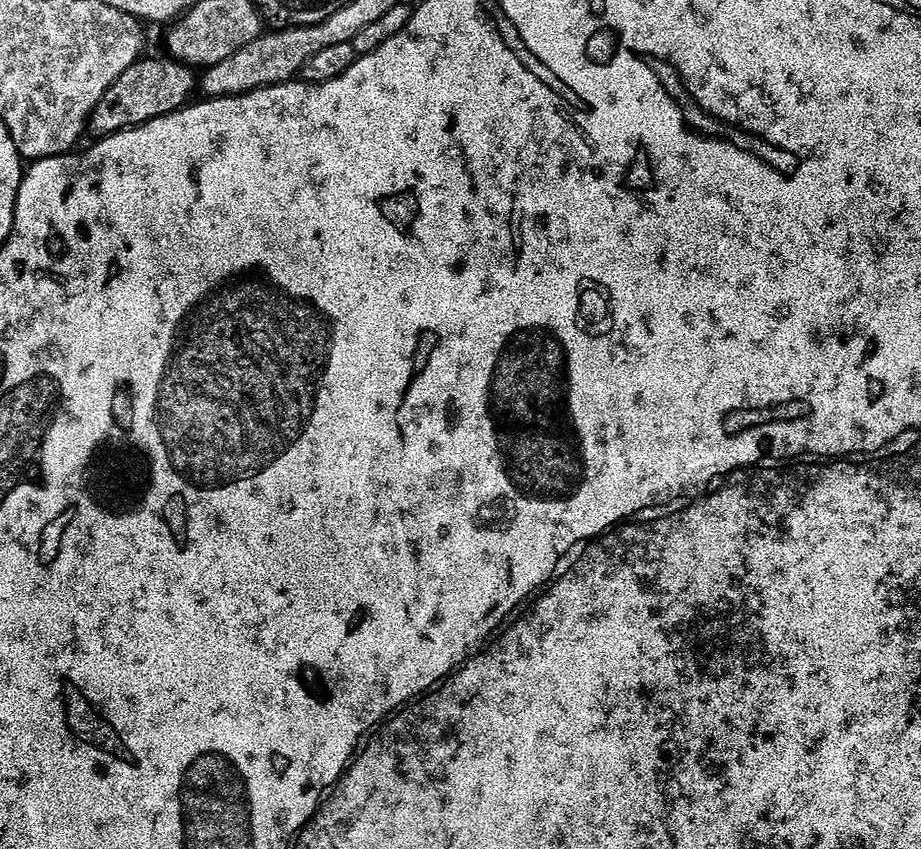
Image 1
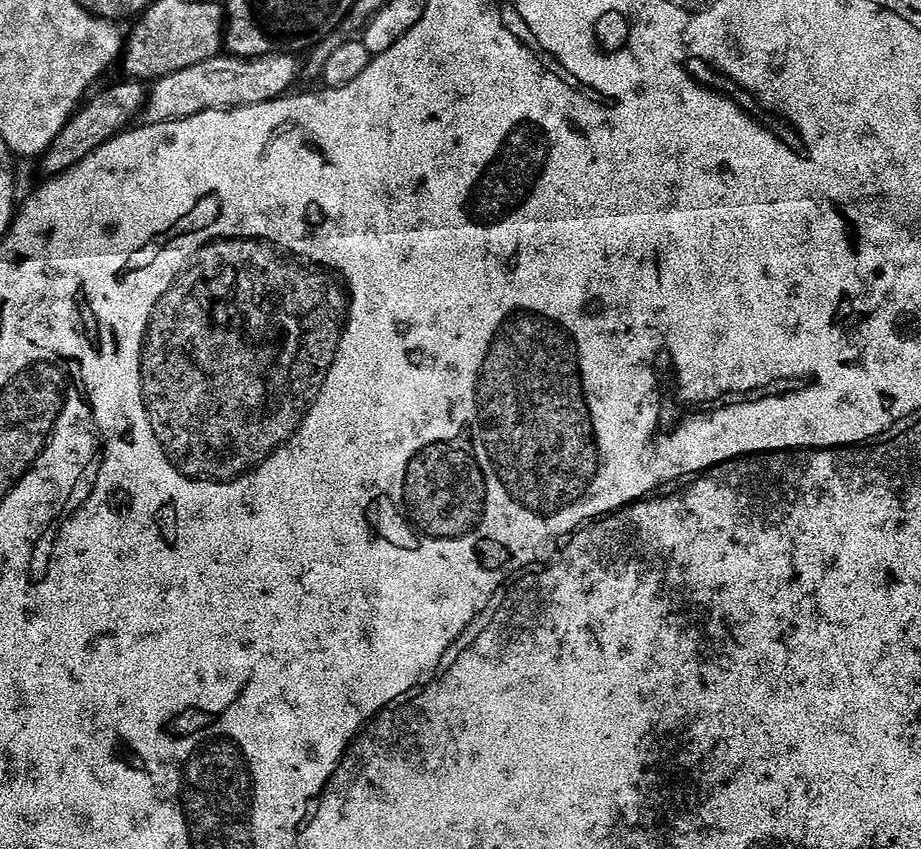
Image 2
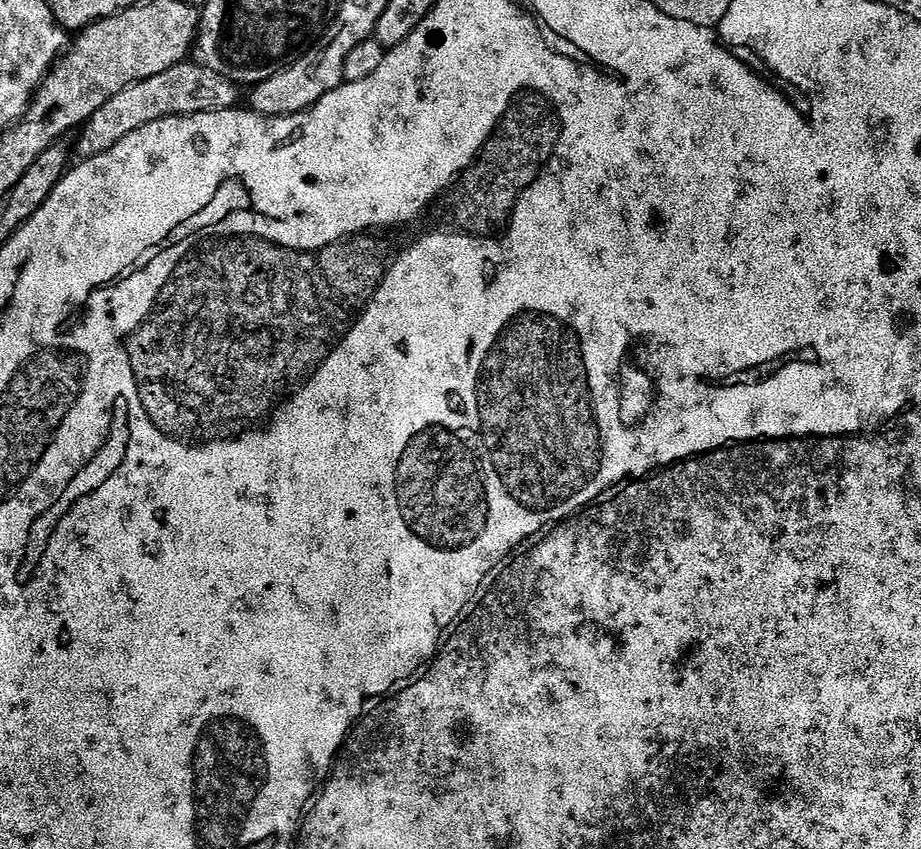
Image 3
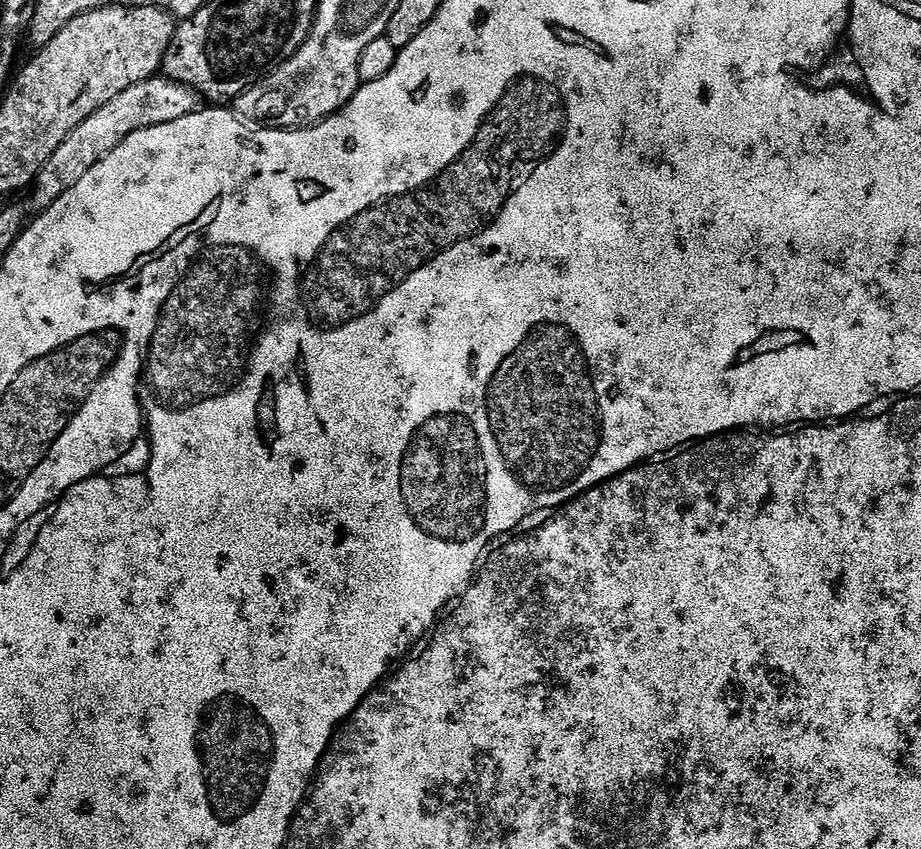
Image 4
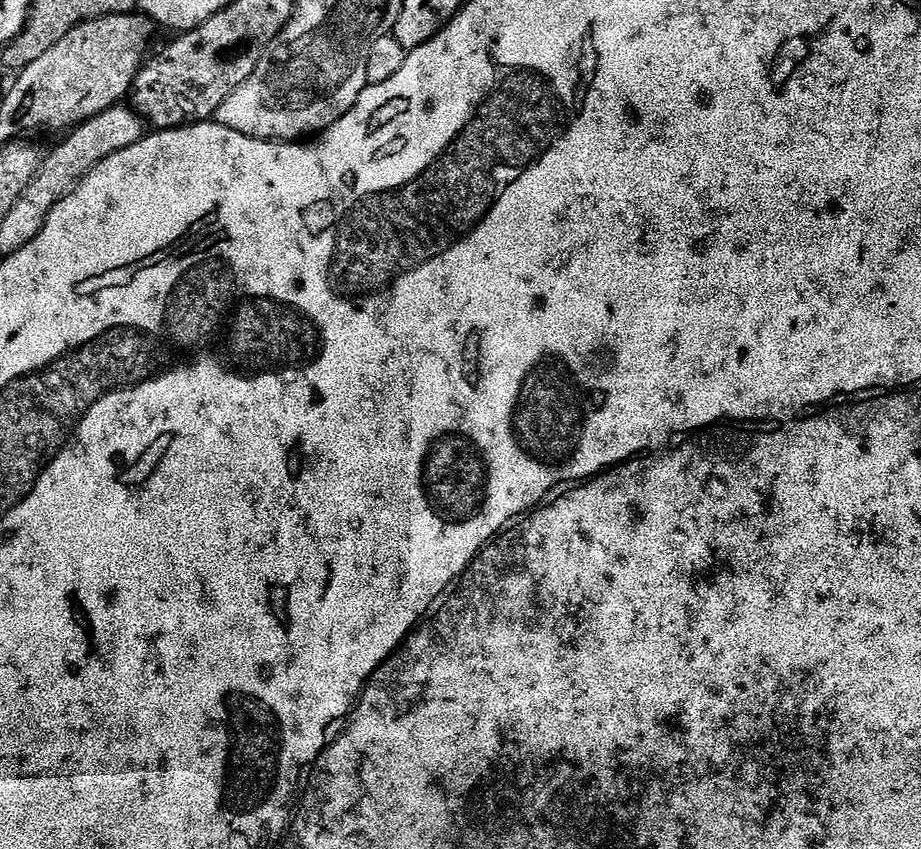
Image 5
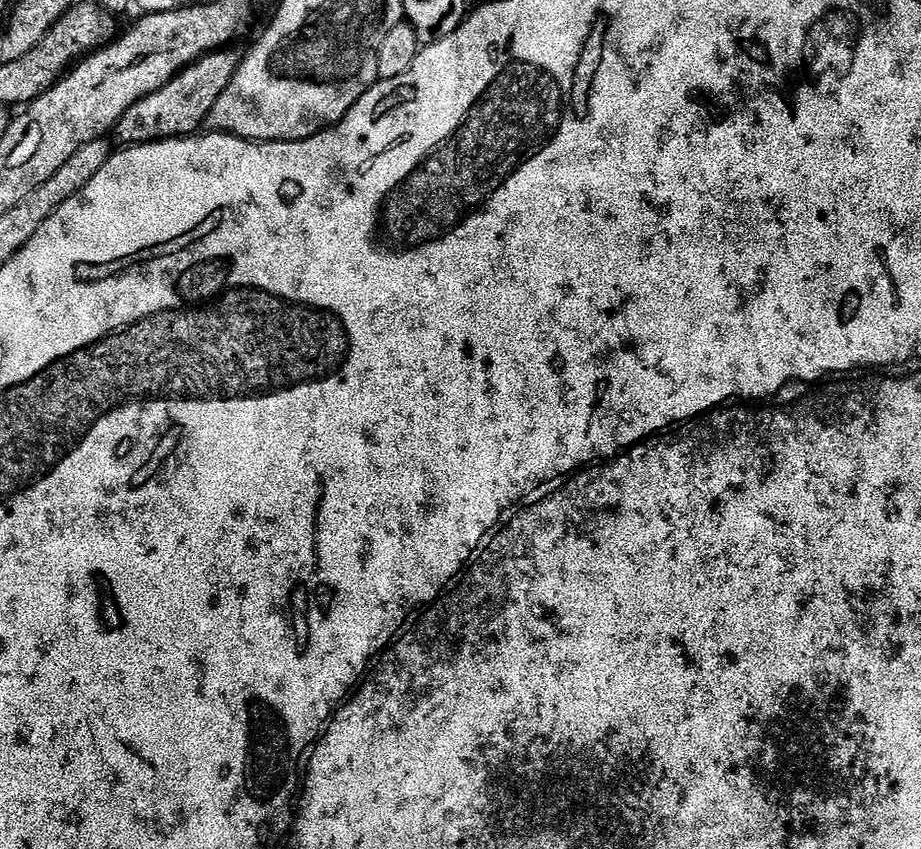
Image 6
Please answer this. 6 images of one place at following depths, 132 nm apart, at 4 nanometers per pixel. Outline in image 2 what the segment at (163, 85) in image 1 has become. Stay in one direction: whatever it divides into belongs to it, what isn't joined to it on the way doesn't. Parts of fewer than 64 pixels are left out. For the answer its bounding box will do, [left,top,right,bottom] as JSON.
[42,78,146,177]

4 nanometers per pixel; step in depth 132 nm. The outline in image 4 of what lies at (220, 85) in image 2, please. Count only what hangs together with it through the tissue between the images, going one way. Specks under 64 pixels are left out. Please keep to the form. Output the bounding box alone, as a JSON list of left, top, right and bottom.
[31,74,198,210]

